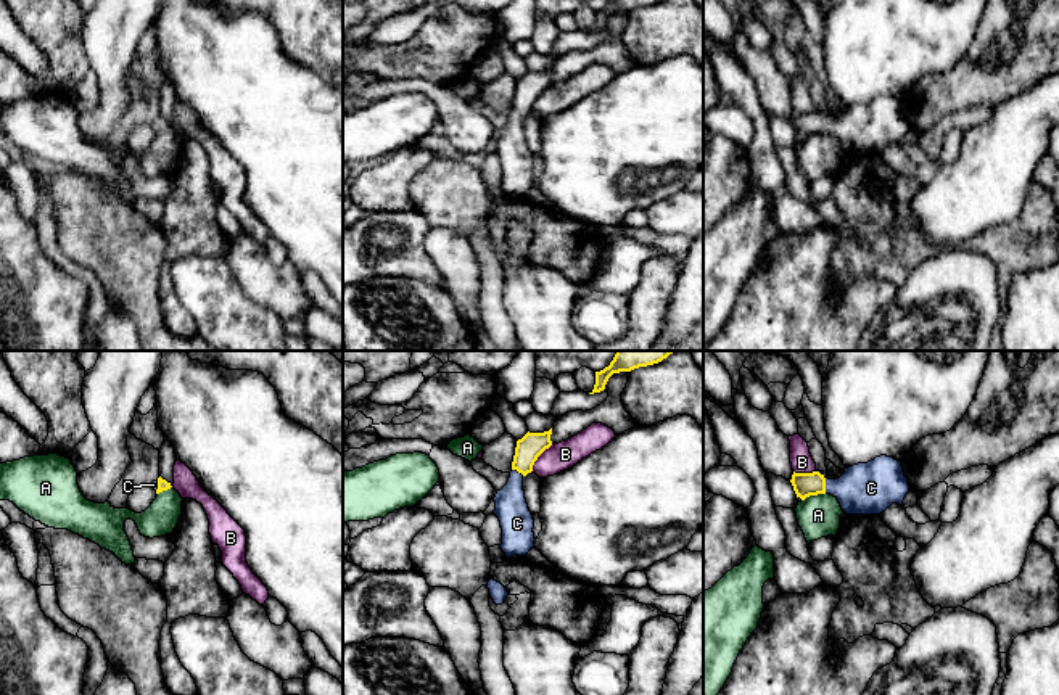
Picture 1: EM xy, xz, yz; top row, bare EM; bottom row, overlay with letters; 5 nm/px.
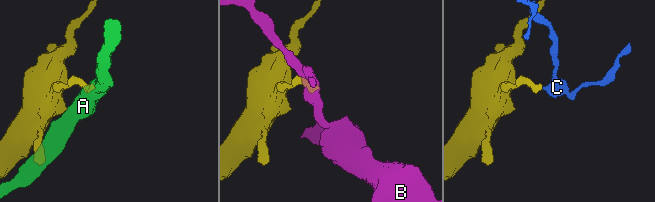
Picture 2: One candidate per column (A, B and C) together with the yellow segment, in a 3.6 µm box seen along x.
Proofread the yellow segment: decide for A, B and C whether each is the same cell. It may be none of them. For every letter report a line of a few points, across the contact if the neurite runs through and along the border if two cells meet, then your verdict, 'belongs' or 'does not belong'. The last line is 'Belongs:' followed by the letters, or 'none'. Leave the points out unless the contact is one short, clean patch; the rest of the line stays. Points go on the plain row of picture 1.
A: does not belong
B: does not belong
C: line yz (805, 124), (824, 126), (871, 127); belongs
Belongs: C

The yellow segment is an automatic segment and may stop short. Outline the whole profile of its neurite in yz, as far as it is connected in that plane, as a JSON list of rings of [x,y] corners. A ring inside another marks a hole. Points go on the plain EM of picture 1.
[[[887,95],[848,106],[837,119],[819,111],[793,111],[790,122],[801,140],[818,134],[834,135],[847,154],[880,154],[892,143],[904,148],[903,140],[909,132],[901,101]]]

